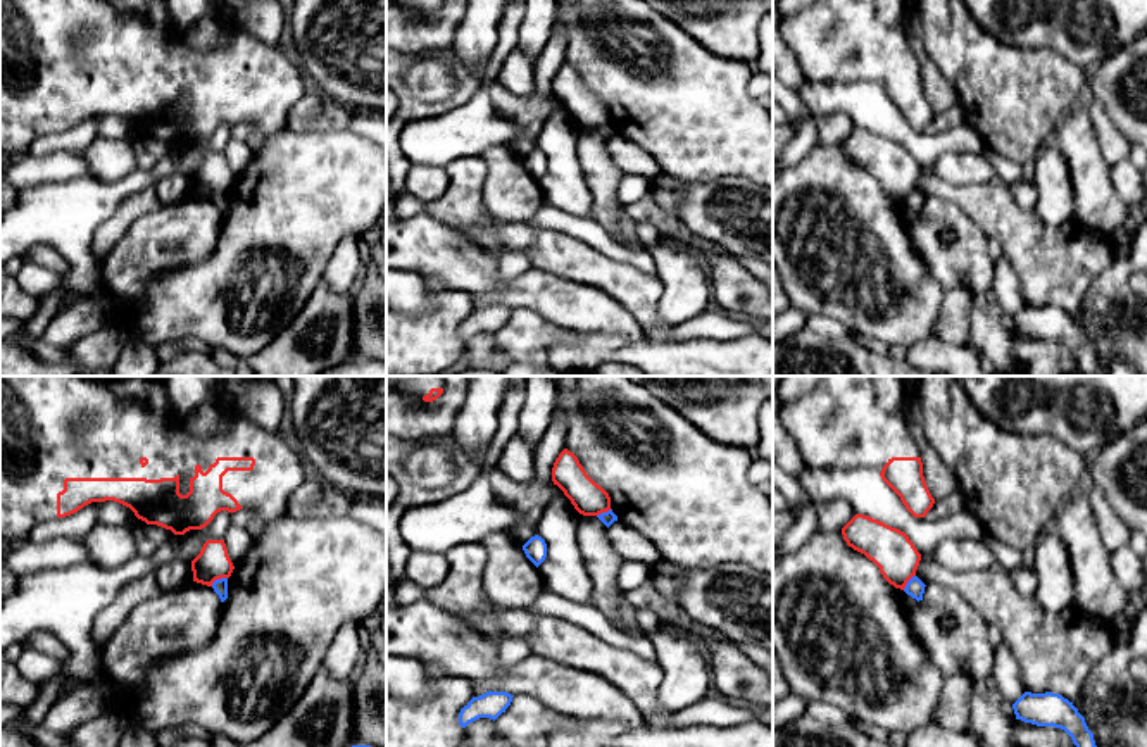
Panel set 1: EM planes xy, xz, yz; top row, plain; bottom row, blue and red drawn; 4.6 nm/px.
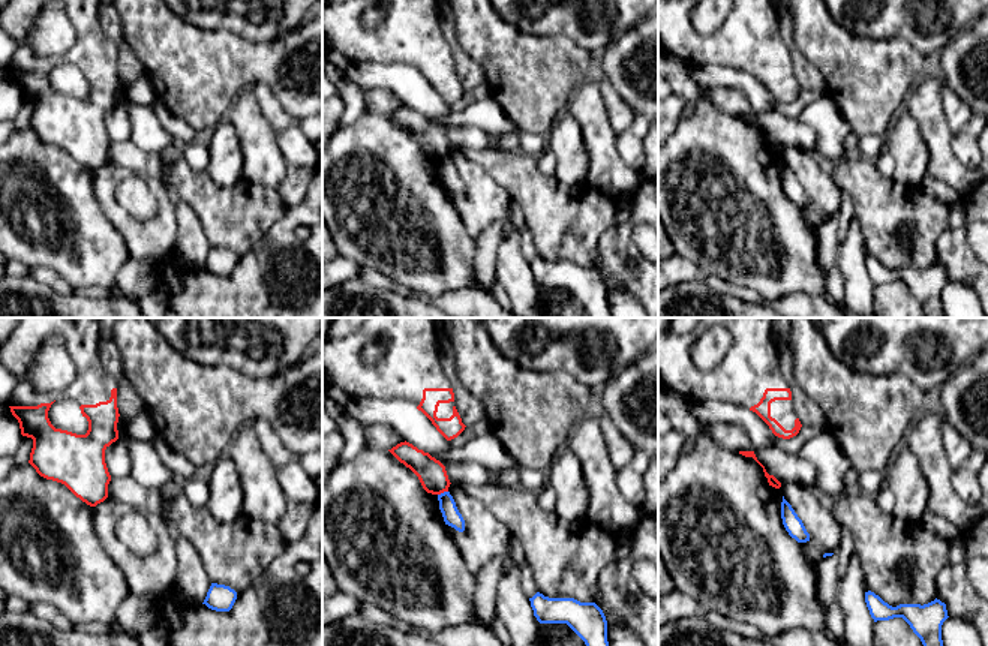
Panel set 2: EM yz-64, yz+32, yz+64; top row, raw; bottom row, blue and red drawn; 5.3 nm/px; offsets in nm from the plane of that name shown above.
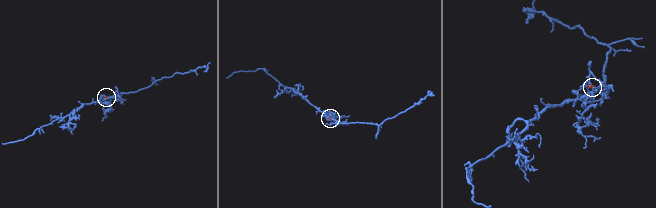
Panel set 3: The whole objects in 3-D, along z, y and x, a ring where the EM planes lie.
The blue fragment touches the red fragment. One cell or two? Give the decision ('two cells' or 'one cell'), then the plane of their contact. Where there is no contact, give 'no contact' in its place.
two cells; meets blue in xy

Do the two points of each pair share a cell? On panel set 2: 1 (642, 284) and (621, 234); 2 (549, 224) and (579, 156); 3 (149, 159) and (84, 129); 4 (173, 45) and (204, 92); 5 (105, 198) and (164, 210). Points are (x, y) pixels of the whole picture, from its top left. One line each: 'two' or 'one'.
1: one
2: two
3: two
4: one
5: one

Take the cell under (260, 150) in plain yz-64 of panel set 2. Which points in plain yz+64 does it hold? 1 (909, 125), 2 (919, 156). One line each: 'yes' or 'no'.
1: no
2: no

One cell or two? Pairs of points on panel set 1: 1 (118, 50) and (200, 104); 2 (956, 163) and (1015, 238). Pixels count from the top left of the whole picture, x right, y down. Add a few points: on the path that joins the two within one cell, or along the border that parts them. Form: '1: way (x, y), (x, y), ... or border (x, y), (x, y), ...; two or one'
1: way (140, 64), (169, 66), (187, 81); one
2: border (932, 173), (958, 185), (996, 182); two

